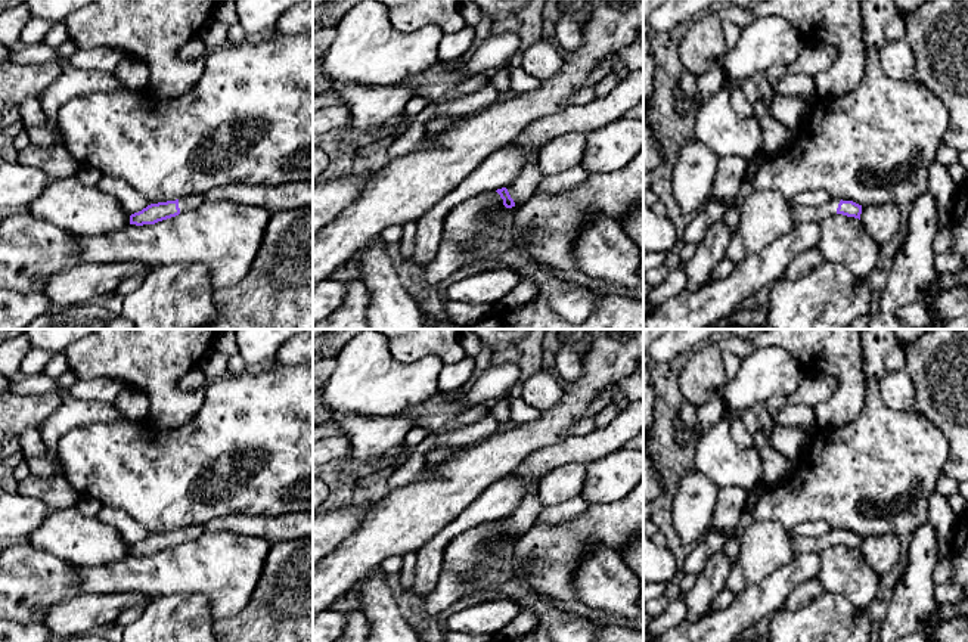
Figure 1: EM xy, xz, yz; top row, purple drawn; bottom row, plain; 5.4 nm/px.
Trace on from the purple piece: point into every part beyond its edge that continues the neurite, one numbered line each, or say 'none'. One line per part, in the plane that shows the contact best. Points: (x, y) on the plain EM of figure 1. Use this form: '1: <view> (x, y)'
1: xz (524, 515)

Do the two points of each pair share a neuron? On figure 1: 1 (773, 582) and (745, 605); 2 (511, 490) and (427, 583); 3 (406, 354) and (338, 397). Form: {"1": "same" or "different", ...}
{"1": "same", "2": "same", "3": "different"}

